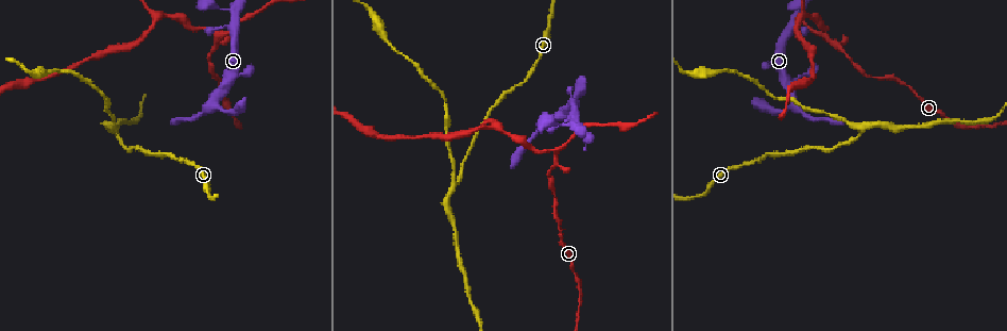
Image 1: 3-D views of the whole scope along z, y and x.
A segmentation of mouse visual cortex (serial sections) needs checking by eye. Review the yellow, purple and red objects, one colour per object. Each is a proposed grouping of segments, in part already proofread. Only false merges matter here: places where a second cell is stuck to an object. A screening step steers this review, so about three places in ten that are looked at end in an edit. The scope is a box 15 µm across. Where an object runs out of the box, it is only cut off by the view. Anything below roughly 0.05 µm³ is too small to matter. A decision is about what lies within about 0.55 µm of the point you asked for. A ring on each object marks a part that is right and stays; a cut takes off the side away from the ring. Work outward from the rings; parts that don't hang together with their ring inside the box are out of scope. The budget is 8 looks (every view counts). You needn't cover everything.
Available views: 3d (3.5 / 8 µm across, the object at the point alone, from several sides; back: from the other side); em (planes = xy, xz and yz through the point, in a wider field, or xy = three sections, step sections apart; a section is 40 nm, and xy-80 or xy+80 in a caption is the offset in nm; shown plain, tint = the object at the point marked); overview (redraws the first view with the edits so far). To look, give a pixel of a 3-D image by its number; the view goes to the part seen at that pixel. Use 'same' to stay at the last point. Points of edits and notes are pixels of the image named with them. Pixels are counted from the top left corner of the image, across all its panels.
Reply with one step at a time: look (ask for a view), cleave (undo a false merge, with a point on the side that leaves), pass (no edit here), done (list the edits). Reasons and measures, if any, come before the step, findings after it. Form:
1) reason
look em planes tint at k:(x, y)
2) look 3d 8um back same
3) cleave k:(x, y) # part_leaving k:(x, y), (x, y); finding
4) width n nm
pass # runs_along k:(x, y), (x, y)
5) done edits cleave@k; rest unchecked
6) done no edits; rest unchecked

thin neck
look 3d 3.5um at 1:(214, 100)

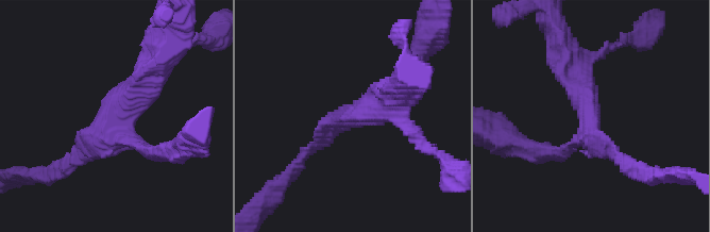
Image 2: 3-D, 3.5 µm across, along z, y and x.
arms 3; arm_widths 200, 250, 400 nm; need the tissue
look em xy step 3 tint at 2:(112, 123)

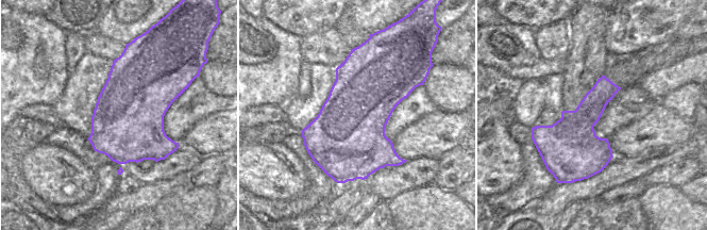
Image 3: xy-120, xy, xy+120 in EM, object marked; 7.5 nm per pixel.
cut it another way
look em xy step 2 tint same

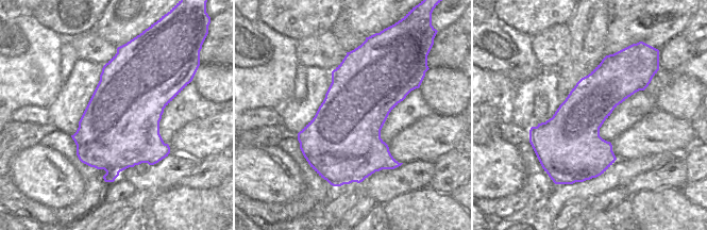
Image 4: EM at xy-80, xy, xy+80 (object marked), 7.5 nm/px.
pass # continuous, no second cell

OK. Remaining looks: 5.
abrupt turn
look 3d 3.5um at 1:(556, 149)

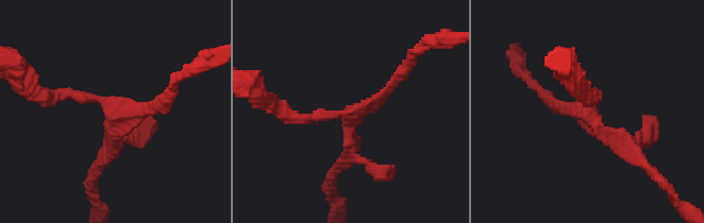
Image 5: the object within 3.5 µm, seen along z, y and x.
arms 3; arm_widths 150, 150, 250 nm
look em planes tint at 5:(593, 116)

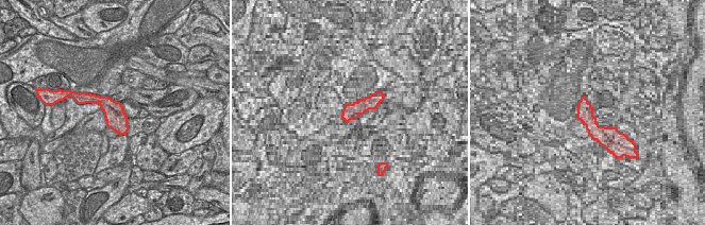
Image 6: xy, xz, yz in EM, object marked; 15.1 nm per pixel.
pass # continuous, no second cell

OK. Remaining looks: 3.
narrows sharply
look em xy step 1 tint at 1:(156, 17)

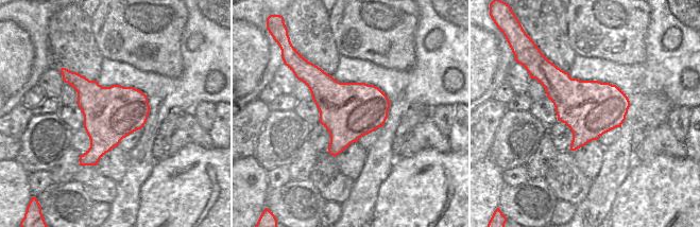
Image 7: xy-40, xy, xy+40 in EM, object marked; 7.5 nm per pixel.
wider look
look 3d 3.5um back same

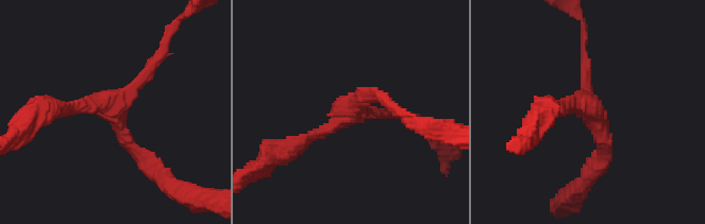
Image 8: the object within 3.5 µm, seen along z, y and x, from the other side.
arms 3; arm_widths 150, 200, 200 nm
pass # runs_along 8:(54, 108), (103, 102), (146, 167); continuous, no second cell

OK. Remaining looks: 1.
done no edits; rest unchecked

